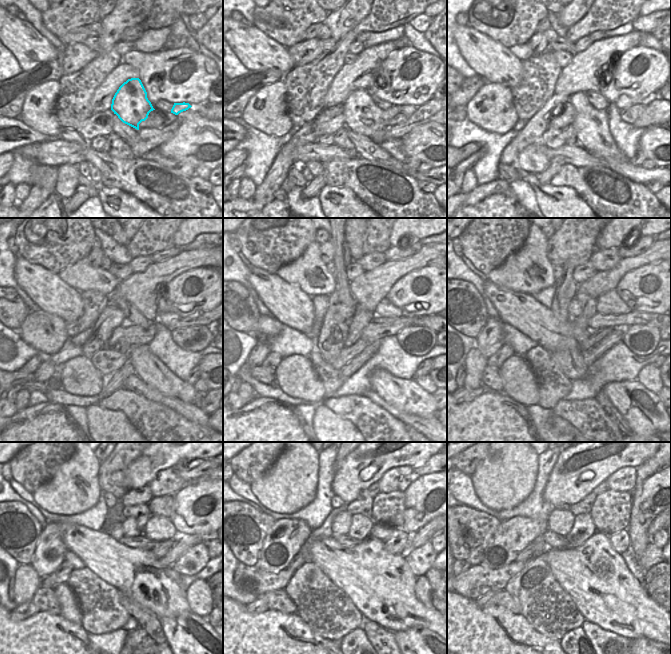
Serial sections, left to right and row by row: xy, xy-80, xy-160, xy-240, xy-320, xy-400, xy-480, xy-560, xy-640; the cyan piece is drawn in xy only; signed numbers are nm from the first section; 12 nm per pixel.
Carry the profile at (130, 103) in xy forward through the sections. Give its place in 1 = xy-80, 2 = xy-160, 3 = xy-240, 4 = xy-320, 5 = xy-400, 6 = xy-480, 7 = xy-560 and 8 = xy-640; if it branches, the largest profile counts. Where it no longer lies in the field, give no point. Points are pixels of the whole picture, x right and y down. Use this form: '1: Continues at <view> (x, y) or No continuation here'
1: Continues at xy-80 (362, 116)
2: Continues at xy-160 (591, 125)
3: Continues at xy-240 (149, 368)
4: Continues at xy-320 (406, 395)
5: Continues at xy-400 (645, 413)
6: Continues at xy-480 (195, 644)
7: Continues at xy-560 (418, 645)
8: Continues at xy-640 (641, 645)

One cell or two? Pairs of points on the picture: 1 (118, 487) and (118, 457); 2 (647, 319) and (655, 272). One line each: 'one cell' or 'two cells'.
1: one cell
2: two cells

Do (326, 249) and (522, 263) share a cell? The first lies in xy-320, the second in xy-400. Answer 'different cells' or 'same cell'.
different cells

